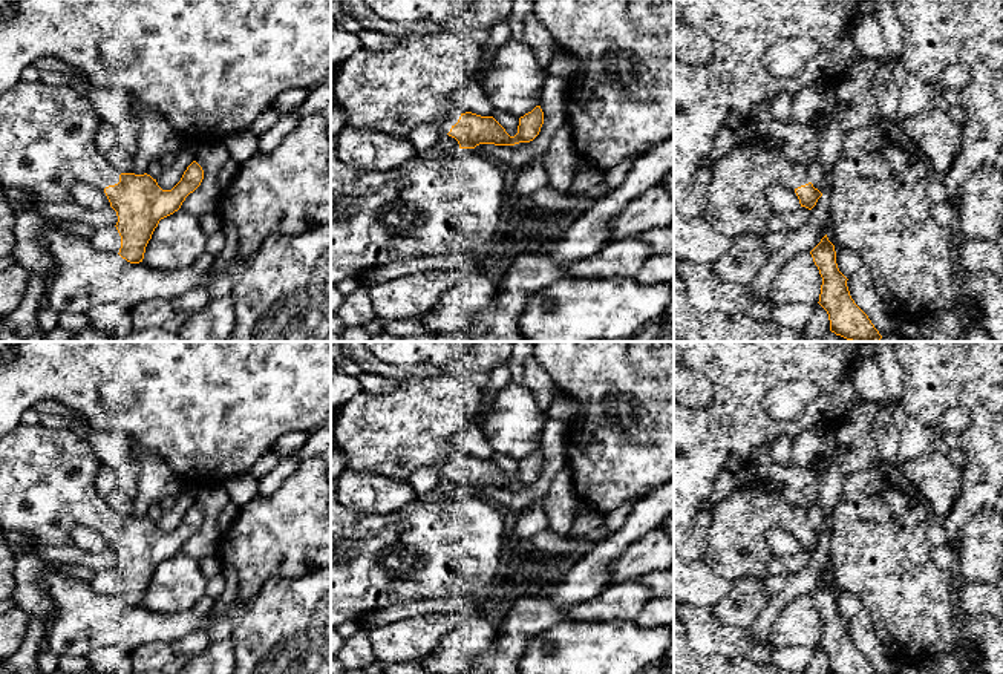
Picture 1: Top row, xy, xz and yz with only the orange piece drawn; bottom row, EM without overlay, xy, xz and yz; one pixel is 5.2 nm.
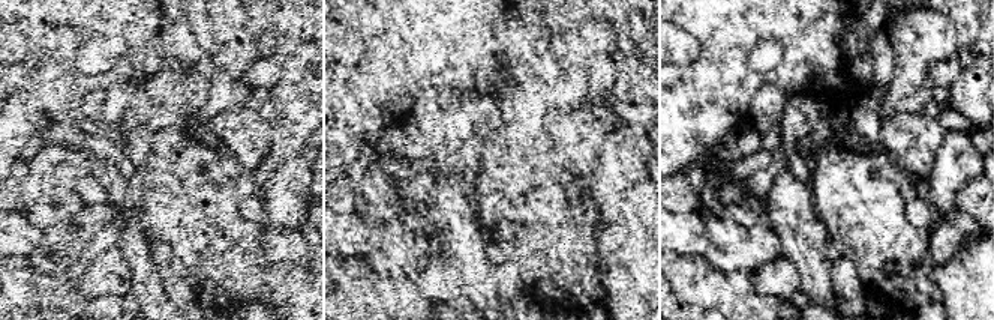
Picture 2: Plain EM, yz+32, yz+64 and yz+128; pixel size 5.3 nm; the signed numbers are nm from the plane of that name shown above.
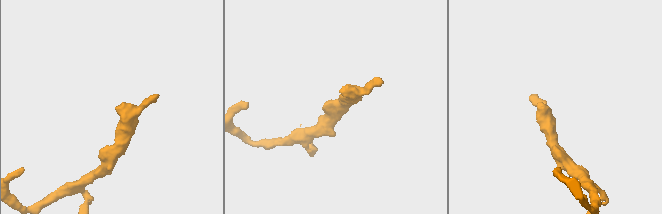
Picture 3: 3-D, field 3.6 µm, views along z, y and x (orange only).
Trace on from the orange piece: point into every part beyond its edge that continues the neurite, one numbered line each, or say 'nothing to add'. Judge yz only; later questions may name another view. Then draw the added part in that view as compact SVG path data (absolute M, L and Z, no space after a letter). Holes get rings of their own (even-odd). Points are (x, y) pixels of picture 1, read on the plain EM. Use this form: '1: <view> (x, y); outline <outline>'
1: yz (735, 539); outline M758 481L753 486L735 489L724 499L709 507L711 524L706 530L703 561L718 576L729 582L741 577L764 581L778 565L766 539L766 533L778 527L795 533L810 525L805 510L790 504L784 498L782 489L784 486L778 484L773 490L763 490Z

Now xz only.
1: xz (392, 435); outline M441 374L436 378L398 380L398 388L386 395L357 394L335 411L332 435L335 447L346 455L346 470L375 473L407 481L420 467L433 464L439 478L447 478L461 456L450 450L458 432L475 421L482 406L482 388L466 375Z

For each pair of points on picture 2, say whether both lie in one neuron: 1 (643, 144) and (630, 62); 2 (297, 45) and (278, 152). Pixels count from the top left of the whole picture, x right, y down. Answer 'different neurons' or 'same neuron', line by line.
1: different neurons
2: same neuron

